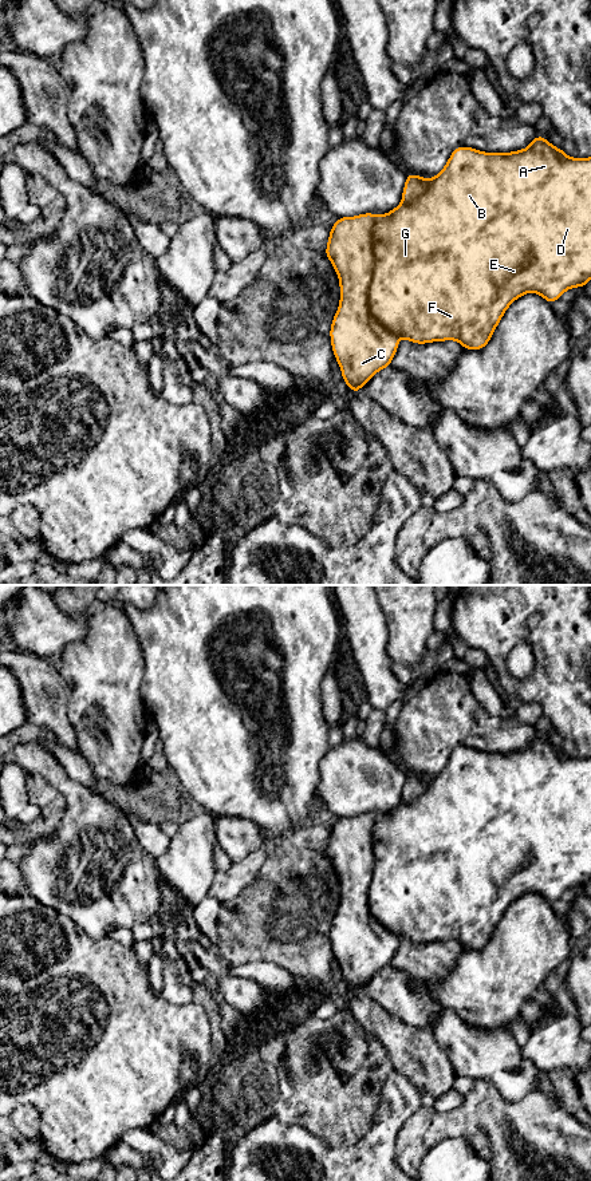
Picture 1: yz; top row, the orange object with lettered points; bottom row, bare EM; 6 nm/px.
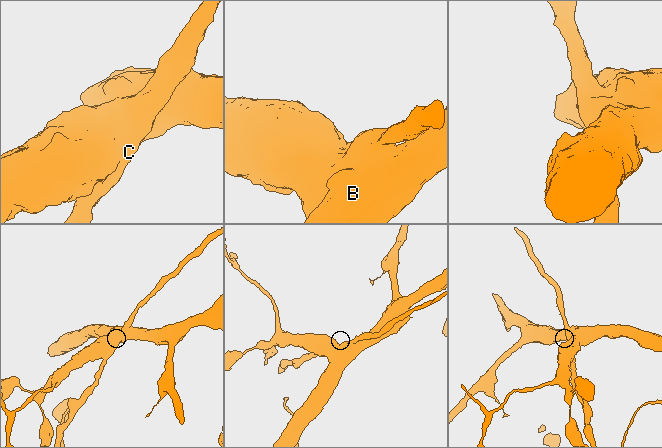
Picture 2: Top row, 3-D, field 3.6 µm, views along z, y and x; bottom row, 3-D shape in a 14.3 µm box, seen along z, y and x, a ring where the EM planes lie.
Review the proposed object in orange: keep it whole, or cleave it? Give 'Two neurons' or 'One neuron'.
Two neurons

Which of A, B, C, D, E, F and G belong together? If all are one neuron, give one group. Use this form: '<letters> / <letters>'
A B D E F G / C

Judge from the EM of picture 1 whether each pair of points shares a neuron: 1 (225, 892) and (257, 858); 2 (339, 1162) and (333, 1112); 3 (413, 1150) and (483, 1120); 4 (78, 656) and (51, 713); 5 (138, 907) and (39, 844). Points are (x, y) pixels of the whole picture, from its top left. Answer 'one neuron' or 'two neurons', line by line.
1: one neuron
2: two neurons
3: one neuron
4: two neurons
5: one neuron

